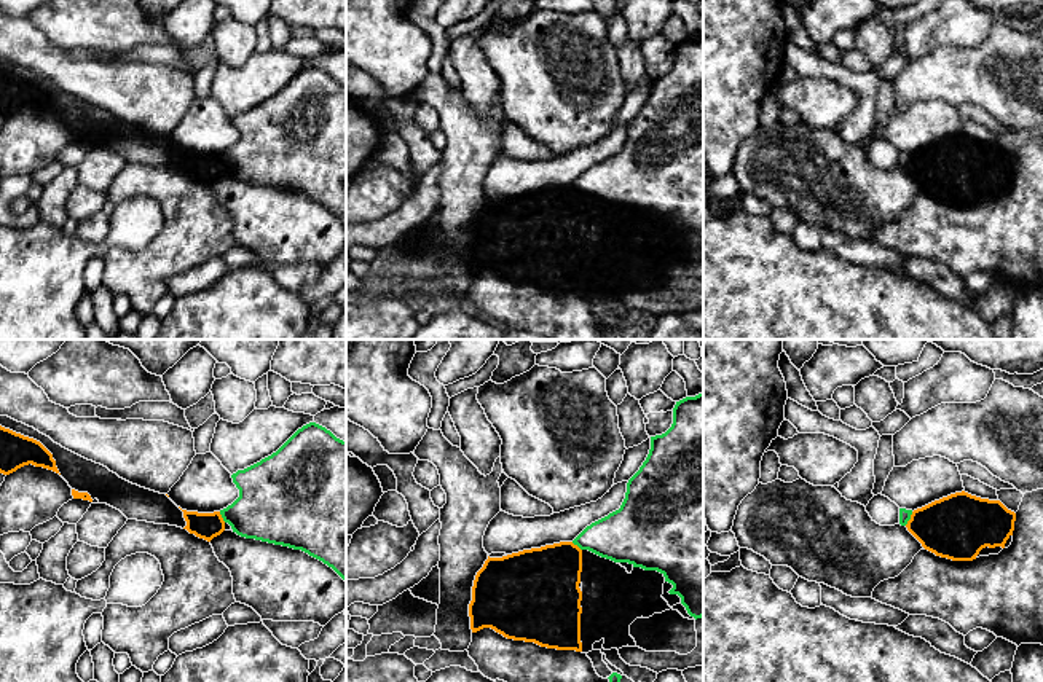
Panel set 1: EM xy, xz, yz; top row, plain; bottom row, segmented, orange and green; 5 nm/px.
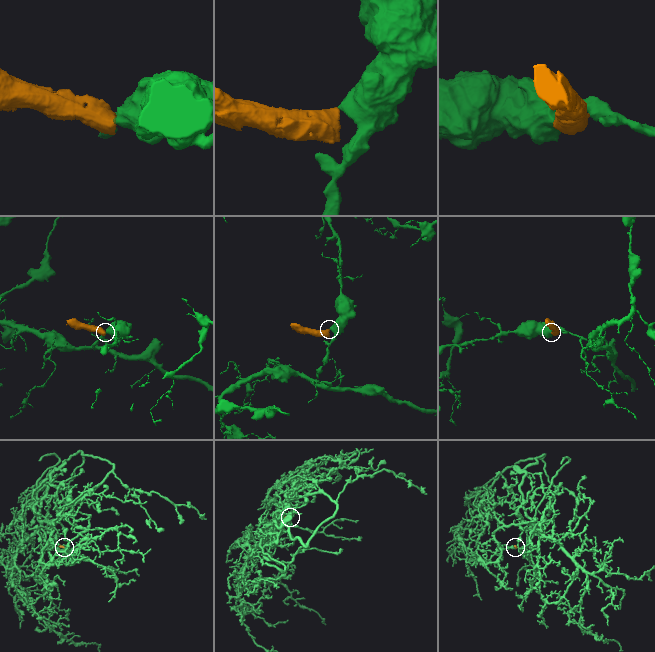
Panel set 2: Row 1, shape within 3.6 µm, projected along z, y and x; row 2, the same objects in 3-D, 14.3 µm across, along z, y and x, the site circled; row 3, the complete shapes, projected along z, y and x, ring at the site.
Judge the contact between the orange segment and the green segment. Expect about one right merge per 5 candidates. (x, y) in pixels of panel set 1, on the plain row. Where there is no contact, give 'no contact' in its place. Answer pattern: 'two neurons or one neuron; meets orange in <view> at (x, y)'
two neurons; meets orange in yz at (911, 161)

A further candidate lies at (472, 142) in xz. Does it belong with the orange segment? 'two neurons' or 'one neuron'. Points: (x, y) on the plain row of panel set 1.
two neurons

